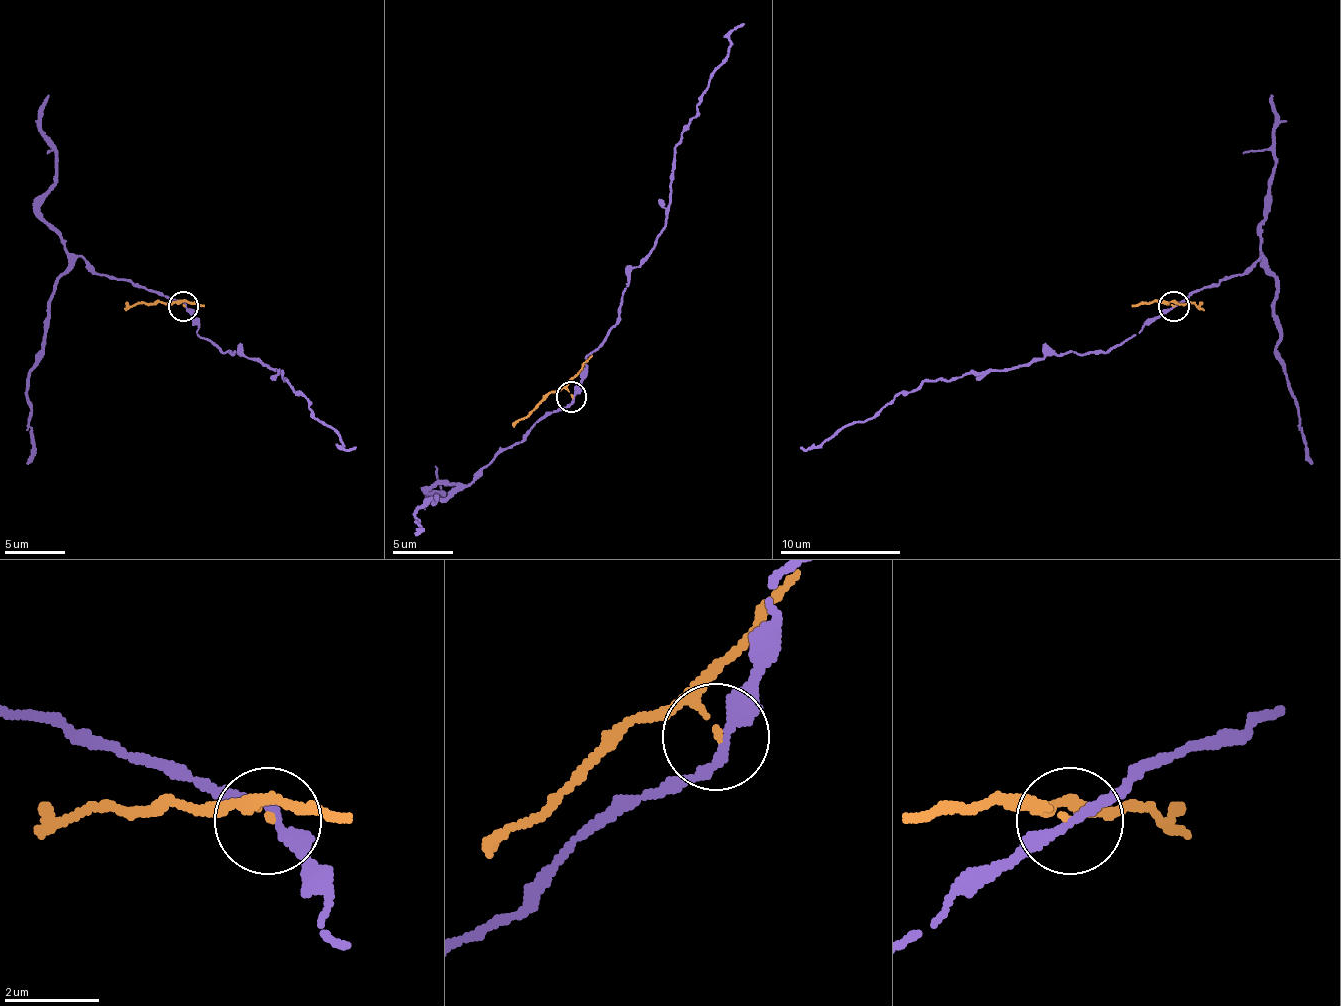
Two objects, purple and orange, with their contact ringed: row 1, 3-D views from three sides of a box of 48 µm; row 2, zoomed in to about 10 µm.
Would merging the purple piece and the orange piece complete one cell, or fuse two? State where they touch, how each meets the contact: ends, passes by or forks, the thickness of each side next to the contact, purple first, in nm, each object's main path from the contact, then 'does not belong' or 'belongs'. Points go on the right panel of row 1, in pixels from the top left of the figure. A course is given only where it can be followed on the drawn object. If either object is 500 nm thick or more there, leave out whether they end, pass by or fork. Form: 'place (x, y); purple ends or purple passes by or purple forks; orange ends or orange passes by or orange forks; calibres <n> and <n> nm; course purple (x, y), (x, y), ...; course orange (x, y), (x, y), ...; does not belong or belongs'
place (1174, 306); purple passes by; orange ends; calibres 240 and 110 nm; course purple (1174, 307), (1105, 352), (1050, 352), (1002, 370), (924, 379), (863, 421), (851, 421), (818, 446), (800, 446); course orange (1174, 307), (1165, 304), (1195, 304), (1205, 310); does not belong

